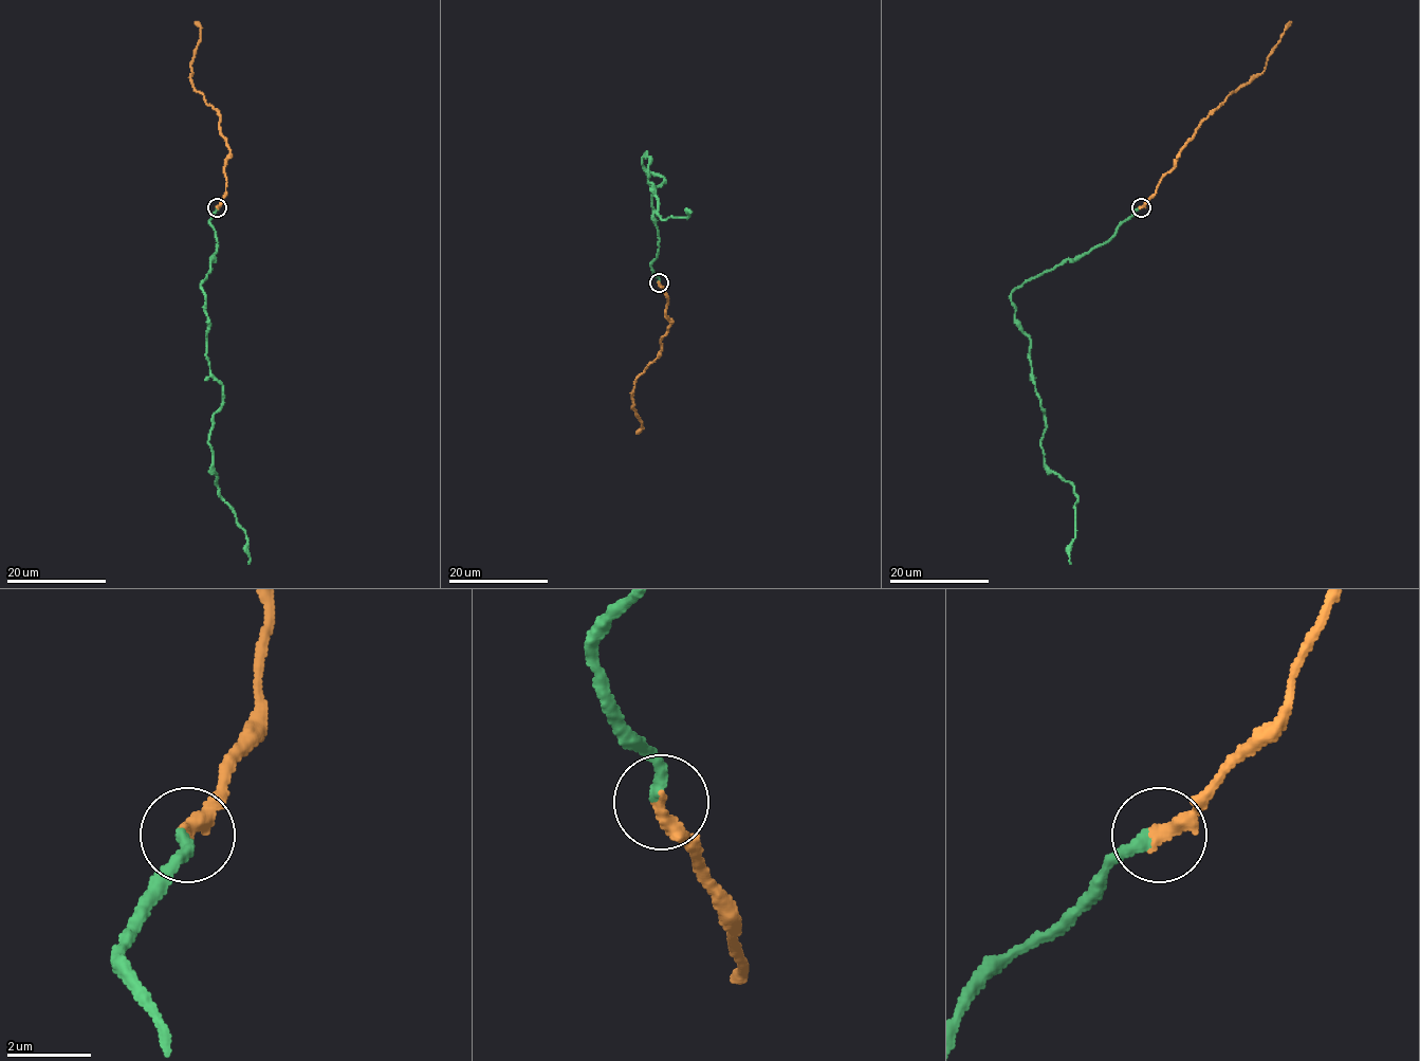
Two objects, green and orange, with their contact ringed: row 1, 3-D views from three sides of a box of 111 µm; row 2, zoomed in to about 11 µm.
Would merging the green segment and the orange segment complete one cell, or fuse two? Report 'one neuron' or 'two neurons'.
one neuron

